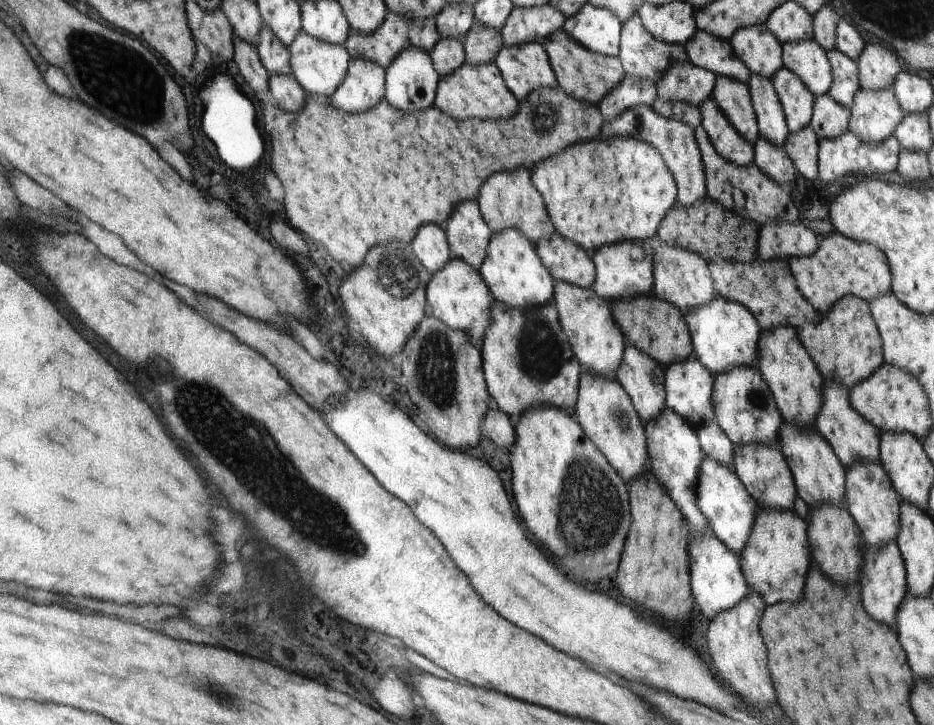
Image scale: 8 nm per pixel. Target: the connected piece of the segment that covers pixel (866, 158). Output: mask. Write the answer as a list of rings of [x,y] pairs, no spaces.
[[[846,132],[834,140],[819,140],[818,150],[818,179],[822,184],[830,184],[839,189],[840,182],[844,176],[848,174],[864,174],[864,176],[880,176],[880,174],[888,174],[892,170],[896,170],[896,162],[898,162],[898,152],[900,152],[900,144],[897,138],[893,136],[886,142],[880,144],[864,143],[858,139],[852,132]]]

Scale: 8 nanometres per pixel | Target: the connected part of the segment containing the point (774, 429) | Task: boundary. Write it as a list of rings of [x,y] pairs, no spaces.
[[[742,366],[714,376],[713,403],[716,421],[728,439],[742,446],[774,445],[781,438],[784,420],[757,366]]]

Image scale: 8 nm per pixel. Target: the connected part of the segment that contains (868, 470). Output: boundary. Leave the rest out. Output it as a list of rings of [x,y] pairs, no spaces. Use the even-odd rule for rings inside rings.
[[[858,462],[848,466],[849,471],[846,483],[846,510],[853,516],[854,523],[861,528],[867,546],[886,546],[894,542],[901,532],[900,496],[894,490],[892,480],[885,468],[876,462]]]

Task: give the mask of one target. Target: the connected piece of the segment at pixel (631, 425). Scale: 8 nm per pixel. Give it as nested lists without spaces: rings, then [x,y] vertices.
[[[586,374],[582,378],[582,398],[578,398],[577,402],[578,410],[574,410],[574,418],[581,424],[582,431],[590,442],[609,460],[610,466],[622,478],[626,478],[626,482],[644,477],[642,472],[648,460],[648,452],[646,452],[648,436],[644,436],[641,416],[637,414],[625,388],[615,378]]]

